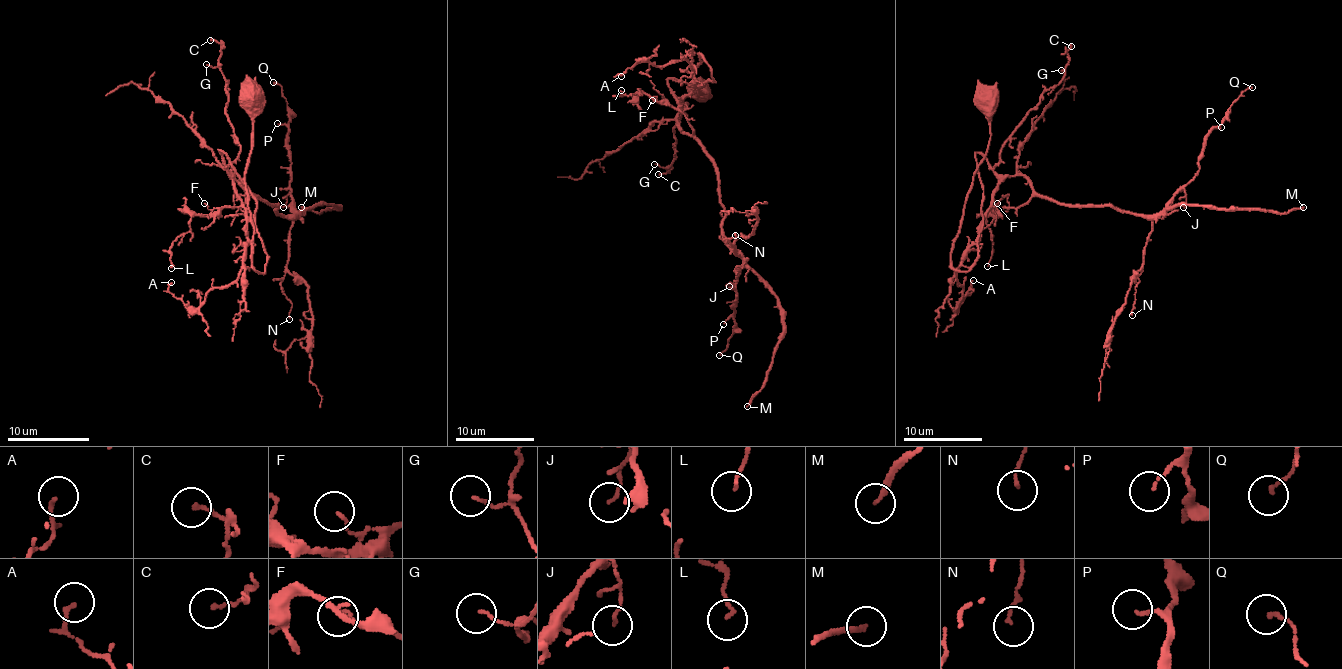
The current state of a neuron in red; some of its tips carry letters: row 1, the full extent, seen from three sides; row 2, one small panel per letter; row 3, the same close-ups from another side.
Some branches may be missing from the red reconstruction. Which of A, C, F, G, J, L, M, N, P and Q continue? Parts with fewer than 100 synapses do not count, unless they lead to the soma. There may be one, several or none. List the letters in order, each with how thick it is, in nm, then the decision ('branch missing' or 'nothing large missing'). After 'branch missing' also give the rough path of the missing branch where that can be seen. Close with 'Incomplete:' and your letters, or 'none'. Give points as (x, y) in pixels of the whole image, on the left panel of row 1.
A: 150 nm thick; nothing large missing
C: 140 nm thick; nothing large missing
F: 110 nm thick; nothing large missing
G: 100 nm thick; nothing large missing
J: 110 nm thick; nothing large missing
L: 120 nm thick; nothing large missing
M: 200 nm thick; branch missing
N: 110 nm thick; nothing large missing
P: 100 nm thick; nothing large missing
Q: 150 nm thick; nothing large missing
Incomplete: M

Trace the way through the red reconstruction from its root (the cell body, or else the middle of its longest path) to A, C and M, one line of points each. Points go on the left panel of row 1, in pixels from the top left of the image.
A: (255, 95), (244, 188), (265, 272), (257, 201), (220, 150), (246, 217), (242, 266), (195, 309), (171, 282)
C: (255, 95), (244, 188), (265, 272), (257, 201), (220, 154), (230, 164), (240, 146), (210, 40)
M: (255, 95), (244, 188), (259, 272), (257, 201), (220, 150), (279, 213), (338, 209), (301, 207)

